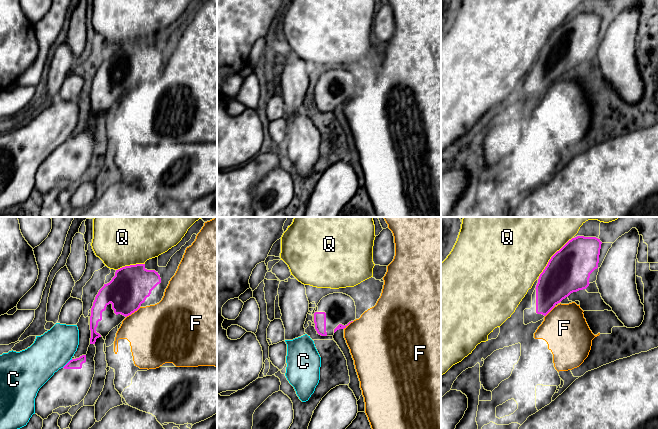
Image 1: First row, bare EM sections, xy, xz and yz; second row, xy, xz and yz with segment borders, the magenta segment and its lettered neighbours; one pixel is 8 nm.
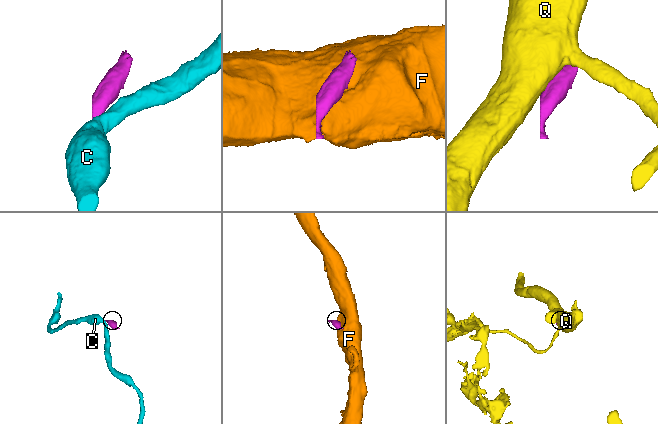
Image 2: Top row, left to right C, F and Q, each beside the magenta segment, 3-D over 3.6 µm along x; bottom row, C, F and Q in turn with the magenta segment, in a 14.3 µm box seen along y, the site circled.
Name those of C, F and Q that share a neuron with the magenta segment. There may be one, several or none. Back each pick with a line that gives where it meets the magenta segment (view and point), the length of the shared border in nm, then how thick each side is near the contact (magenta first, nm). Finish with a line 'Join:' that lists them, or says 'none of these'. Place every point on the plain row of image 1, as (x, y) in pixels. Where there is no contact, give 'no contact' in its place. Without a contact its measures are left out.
Join: none of these

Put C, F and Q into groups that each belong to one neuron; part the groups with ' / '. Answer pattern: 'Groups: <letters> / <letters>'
Groups: C / F / Q

